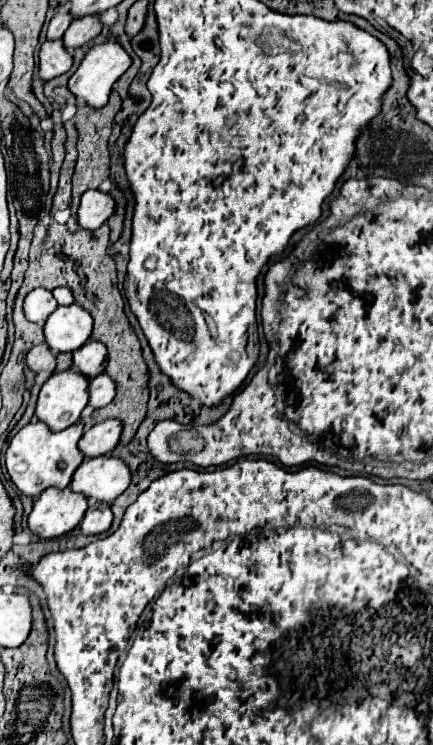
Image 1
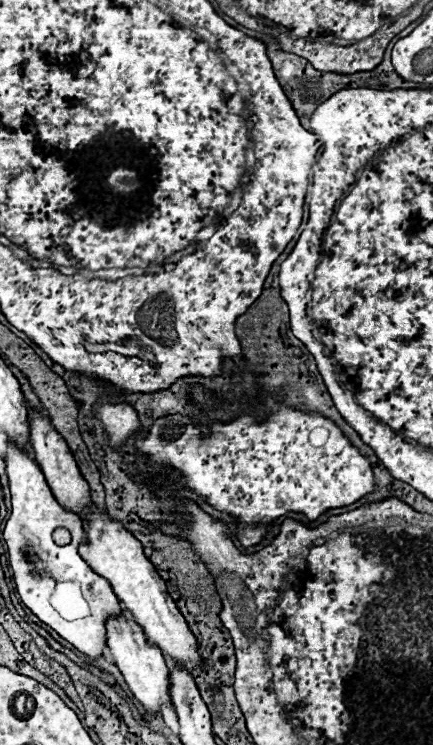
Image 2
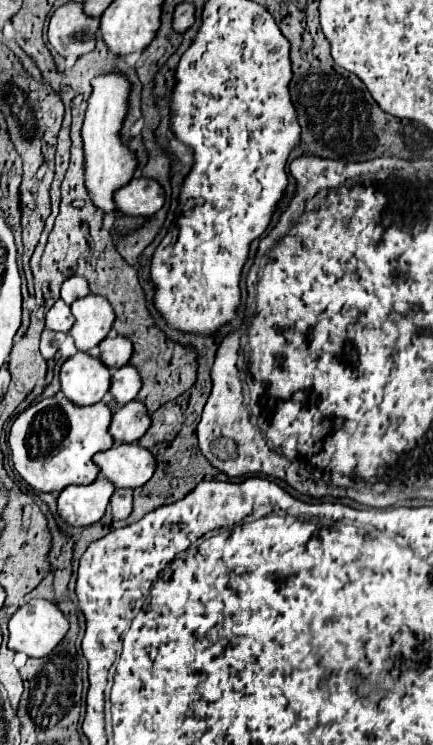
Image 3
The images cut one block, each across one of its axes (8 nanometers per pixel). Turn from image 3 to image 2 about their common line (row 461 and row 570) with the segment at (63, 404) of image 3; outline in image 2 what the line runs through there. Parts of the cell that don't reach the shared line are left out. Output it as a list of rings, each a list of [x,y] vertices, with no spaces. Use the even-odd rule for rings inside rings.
[[[8,444],[6,450],[6,474],[10,480],[12,514],[4,528],[4,540],[22,602],[76,650],[94,660],[102,658],[106,650],[106,620],[122,616],[122,608],[110,584],[78,554],[80,544],[86,542],[82,518],[56,502],[40,466],[14,444]],[[56,528],[66,528],[72,534],[72,542],[58,546],[52,538]]]

